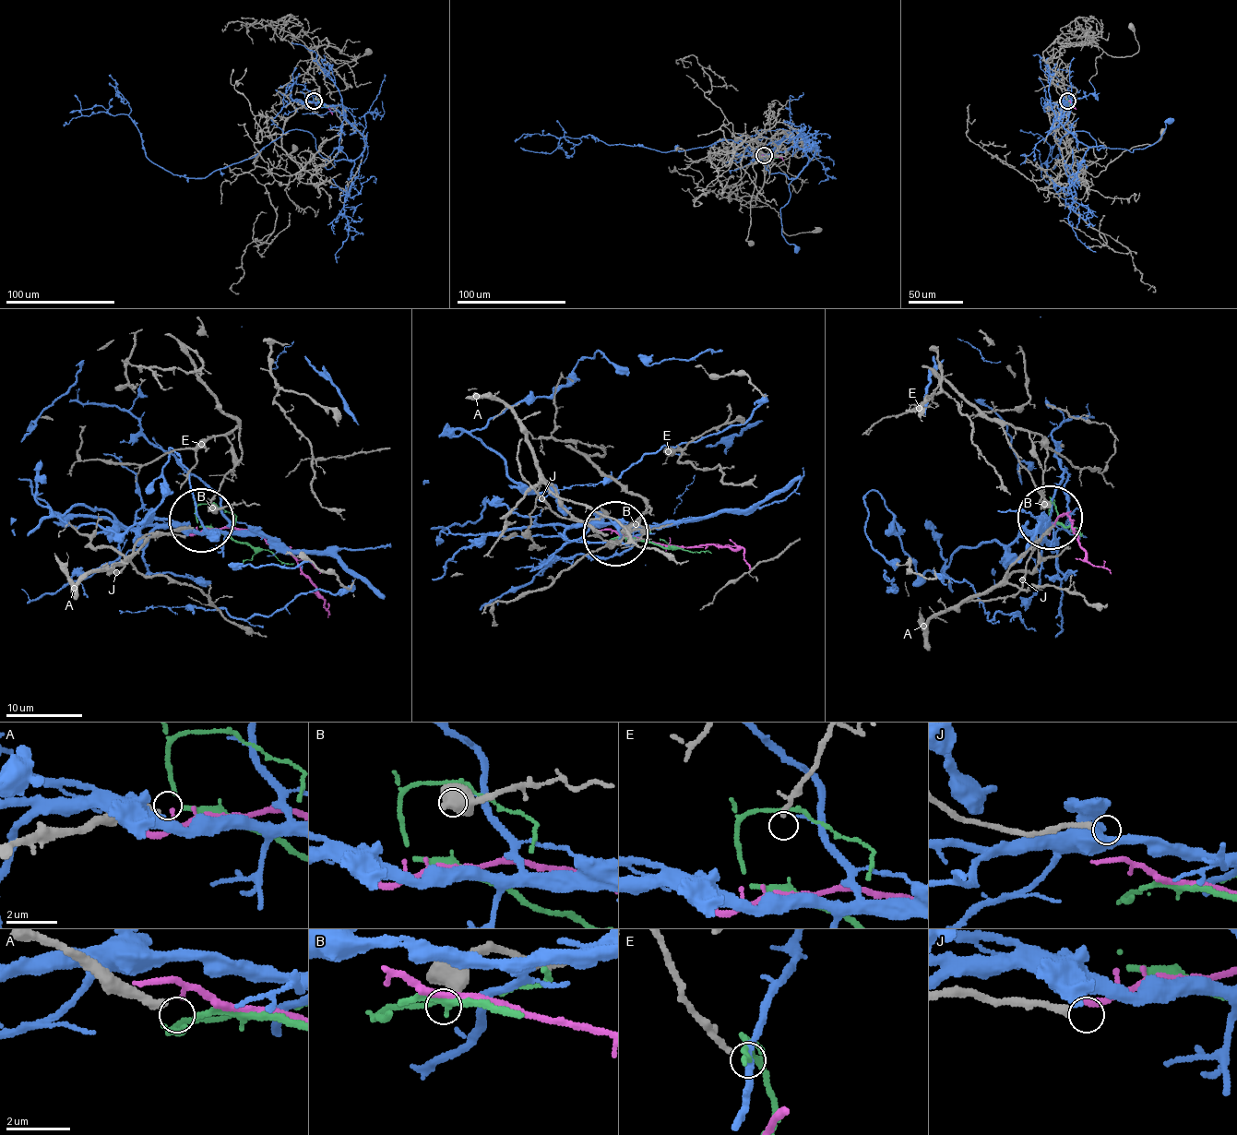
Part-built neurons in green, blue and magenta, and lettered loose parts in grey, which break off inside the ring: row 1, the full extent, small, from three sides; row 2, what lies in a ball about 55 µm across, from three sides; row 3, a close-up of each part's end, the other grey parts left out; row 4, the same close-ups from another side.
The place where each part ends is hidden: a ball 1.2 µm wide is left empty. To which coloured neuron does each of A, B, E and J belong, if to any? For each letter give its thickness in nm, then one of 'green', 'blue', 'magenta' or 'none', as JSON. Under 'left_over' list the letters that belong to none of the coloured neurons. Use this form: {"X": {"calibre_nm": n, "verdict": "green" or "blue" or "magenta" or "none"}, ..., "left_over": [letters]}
{"A": {"calibre_nm": 280, "verdict": "green"}, "B": {"calibre_nm": 600, "verdict": "none"}, "E": {"calibre_nm": 130, "verdict": "none"}, "J": {"calibre_nm": 220, "verdict": "none"}, "left_over": ["B", "E", "J"]}

